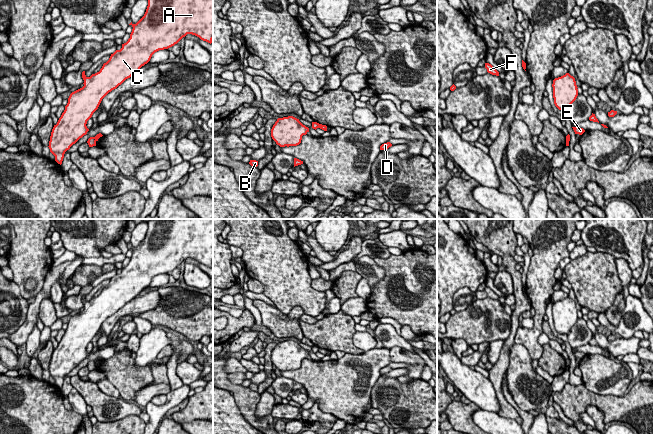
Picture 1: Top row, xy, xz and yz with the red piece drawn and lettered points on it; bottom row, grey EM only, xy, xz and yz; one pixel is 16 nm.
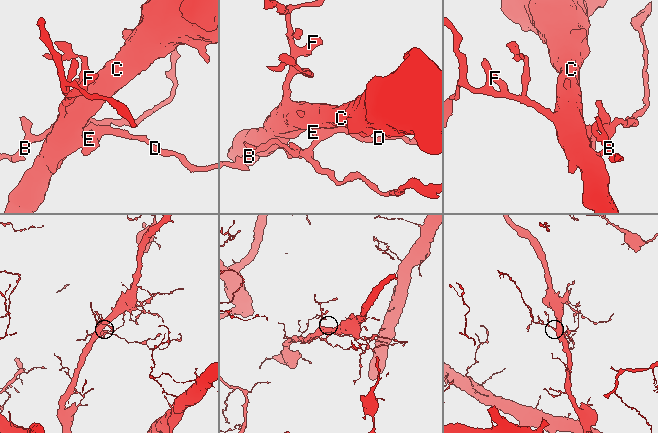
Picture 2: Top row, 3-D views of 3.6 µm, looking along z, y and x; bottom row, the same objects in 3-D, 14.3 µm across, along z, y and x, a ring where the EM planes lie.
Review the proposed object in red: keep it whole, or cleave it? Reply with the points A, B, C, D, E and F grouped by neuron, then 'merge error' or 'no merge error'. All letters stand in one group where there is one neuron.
A C F / B D E; merge error

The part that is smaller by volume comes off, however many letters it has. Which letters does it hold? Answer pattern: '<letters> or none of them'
B, D, E

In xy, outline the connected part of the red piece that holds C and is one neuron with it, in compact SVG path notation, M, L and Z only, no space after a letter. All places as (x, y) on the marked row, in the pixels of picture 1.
M148 0L144 16L136 24L129 25L133 27L130 38L120 50L111 54L100 71L90 77L82 72L84 86L70 94L64 112L54 125L48 147L58 164L62 164L65 152L87 134L87 121L102 99L147 64L155 52L174 46L187 34L213 43L213 0Z

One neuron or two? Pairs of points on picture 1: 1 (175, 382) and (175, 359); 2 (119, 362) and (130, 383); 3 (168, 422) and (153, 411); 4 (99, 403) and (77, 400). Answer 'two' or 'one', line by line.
1: one
2: one
3: two
4: two

